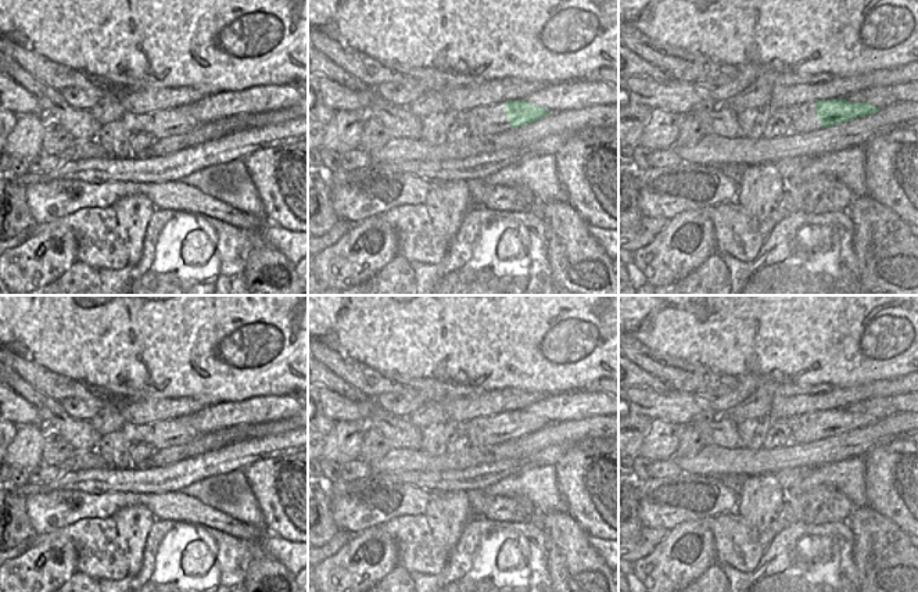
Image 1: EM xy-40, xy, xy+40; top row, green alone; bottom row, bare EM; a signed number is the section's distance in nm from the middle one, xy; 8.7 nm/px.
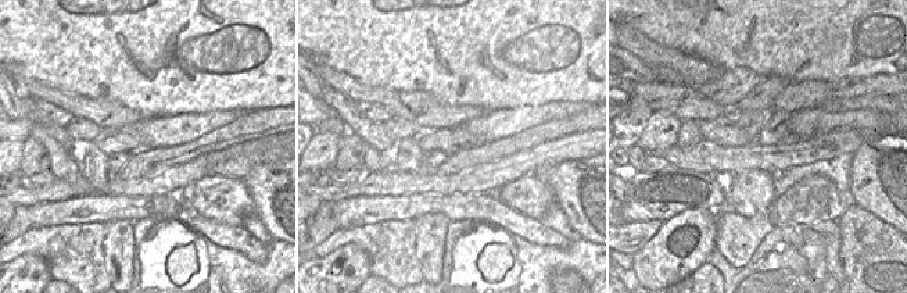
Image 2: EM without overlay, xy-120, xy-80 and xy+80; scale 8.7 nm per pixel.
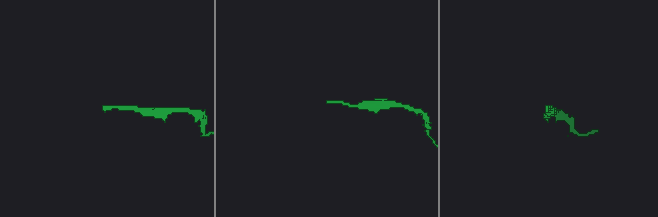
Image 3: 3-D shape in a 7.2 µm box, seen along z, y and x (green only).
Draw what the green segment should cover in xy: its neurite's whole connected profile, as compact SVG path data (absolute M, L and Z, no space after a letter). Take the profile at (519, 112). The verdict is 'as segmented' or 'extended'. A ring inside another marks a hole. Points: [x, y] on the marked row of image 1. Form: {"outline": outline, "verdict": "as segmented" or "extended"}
{"outline": "M523 100L506 101L503 110L510 122L510 129L532 123L551 114L544 107L537 107Z", "verdict": "as segmented"}

